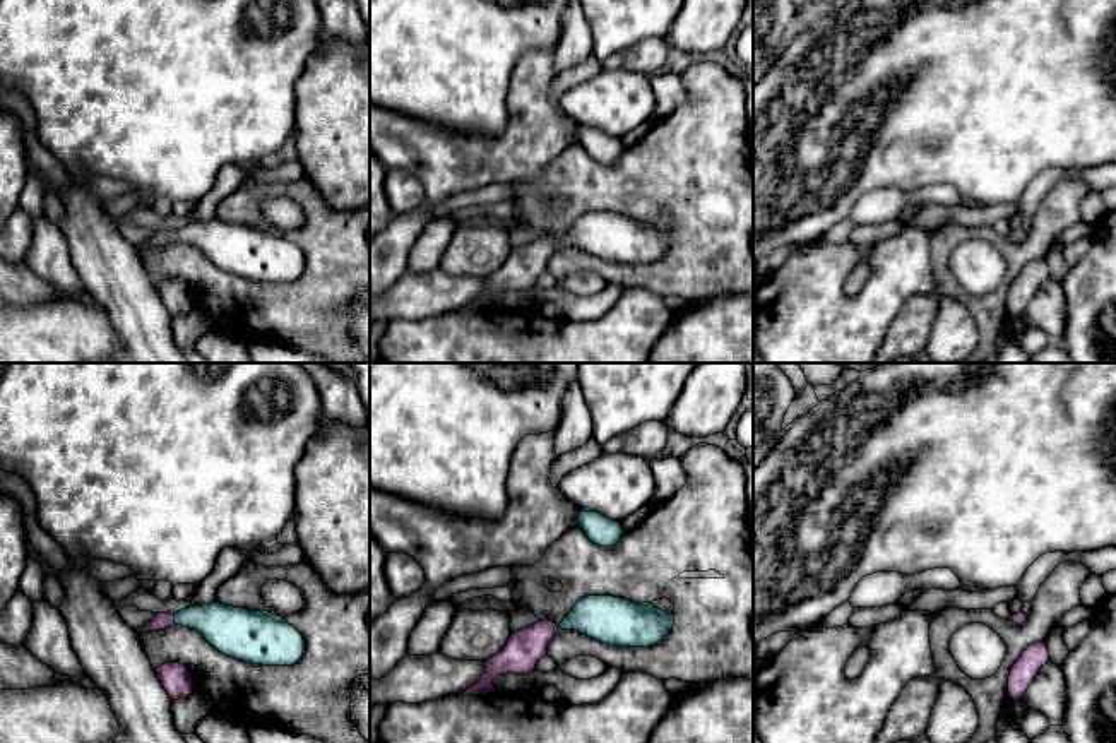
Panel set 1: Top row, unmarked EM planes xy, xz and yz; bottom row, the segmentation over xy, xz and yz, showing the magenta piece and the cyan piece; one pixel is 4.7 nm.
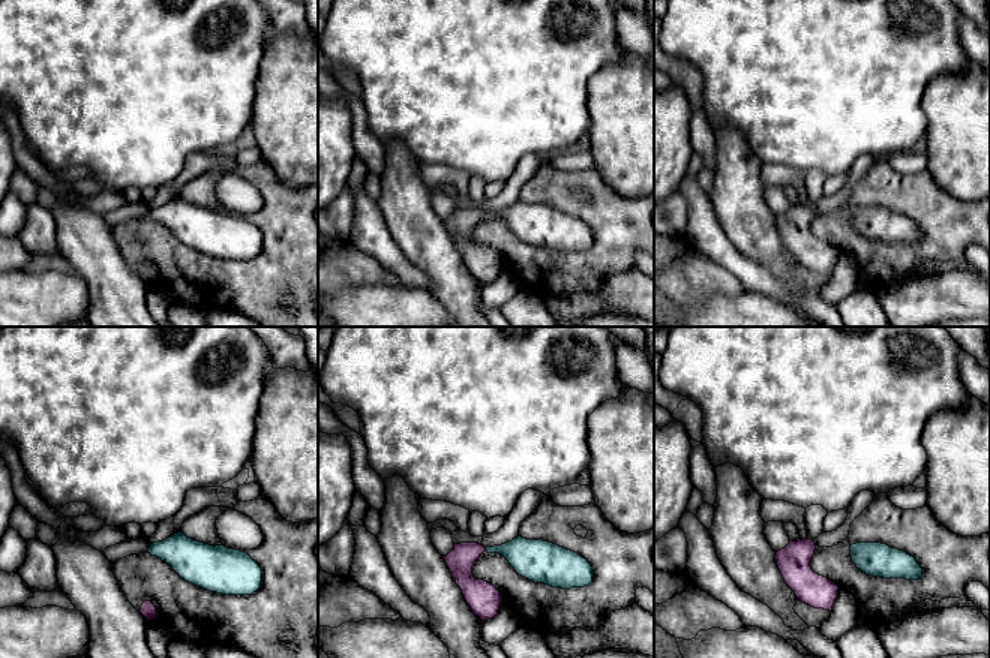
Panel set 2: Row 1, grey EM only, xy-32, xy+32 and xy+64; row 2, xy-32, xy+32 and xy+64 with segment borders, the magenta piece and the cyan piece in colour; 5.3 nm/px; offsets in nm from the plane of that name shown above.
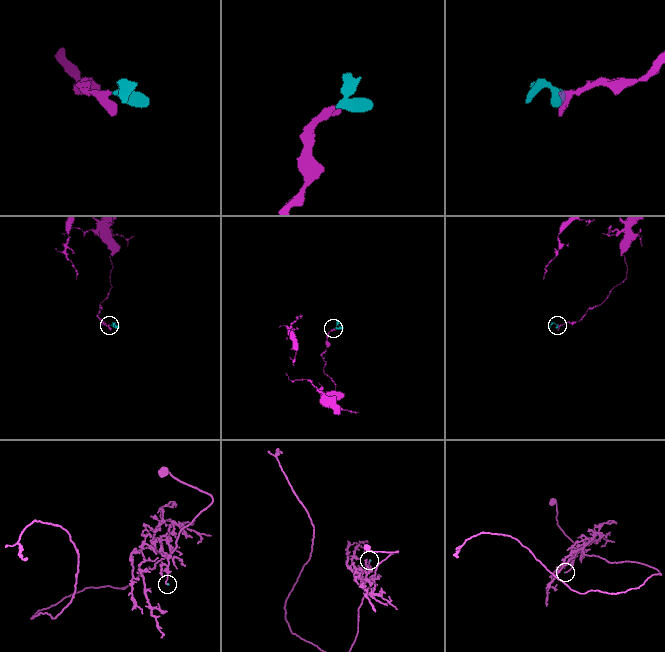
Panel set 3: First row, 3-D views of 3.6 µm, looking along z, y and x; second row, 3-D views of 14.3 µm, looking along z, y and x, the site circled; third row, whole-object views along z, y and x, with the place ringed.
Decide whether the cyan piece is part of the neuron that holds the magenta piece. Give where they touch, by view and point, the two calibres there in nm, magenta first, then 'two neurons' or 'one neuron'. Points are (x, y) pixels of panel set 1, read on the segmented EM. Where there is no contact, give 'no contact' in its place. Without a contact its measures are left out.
xy (173, 618) | 80/200 nm | one neuron

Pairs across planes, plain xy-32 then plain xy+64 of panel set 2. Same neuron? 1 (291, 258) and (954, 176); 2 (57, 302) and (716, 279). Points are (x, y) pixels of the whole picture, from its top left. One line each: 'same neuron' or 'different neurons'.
1: different neurons
2: different neurons

